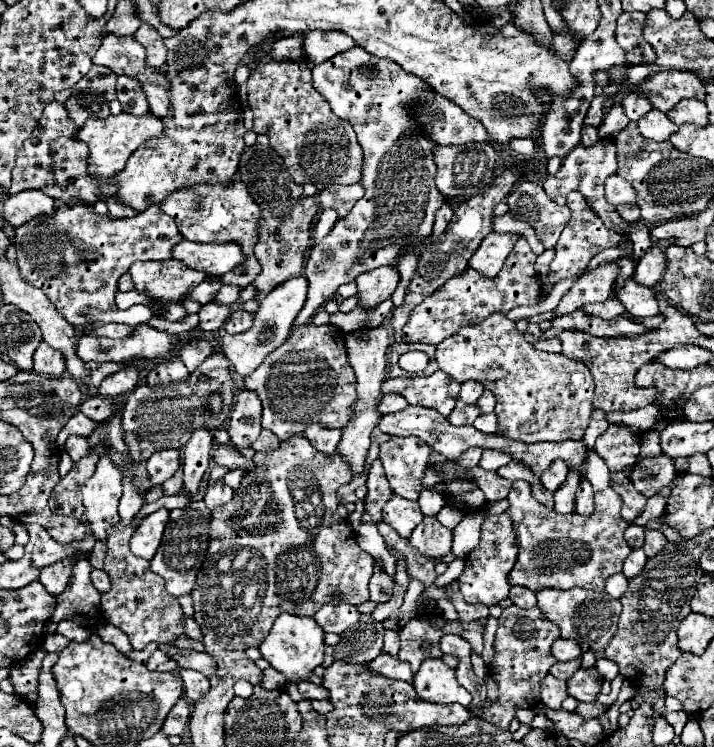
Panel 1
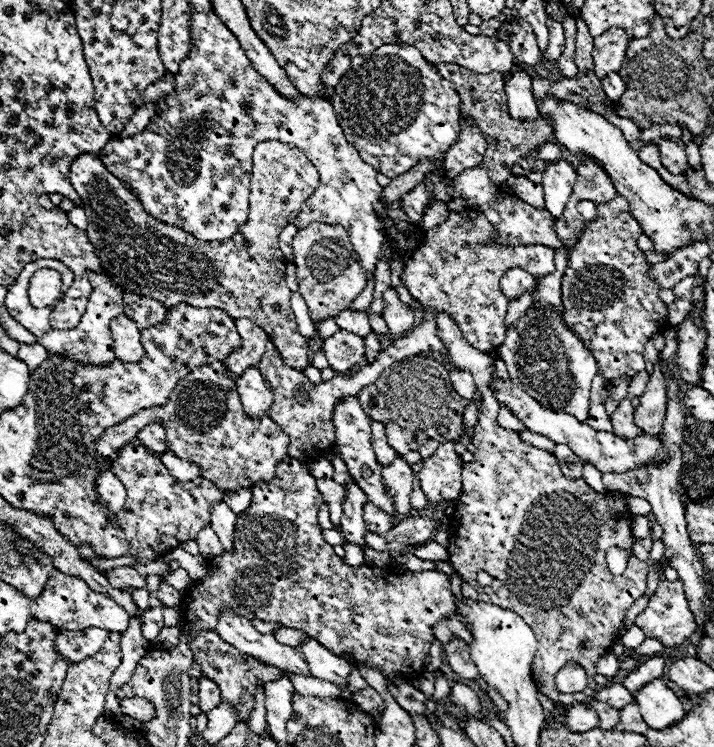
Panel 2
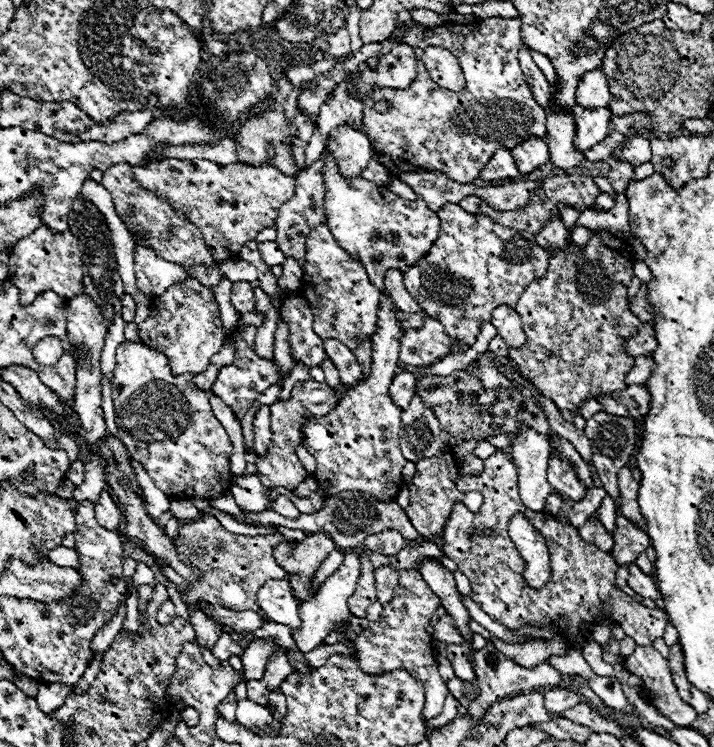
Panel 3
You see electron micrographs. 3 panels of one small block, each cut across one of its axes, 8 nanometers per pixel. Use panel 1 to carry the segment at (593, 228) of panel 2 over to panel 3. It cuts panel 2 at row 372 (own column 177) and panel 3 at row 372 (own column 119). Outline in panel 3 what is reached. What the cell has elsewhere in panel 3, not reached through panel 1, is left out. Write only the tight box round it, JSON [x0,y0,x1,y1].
[508,232,640,410]

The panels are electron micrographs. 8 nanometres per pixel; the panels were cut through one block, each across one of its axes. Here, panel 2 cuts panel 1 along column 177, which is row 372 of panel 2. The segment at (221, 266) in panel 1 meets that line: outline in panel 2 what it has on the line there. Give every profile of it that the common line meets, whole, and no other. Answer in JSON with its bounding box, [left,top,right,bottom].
[236,370,272,418]

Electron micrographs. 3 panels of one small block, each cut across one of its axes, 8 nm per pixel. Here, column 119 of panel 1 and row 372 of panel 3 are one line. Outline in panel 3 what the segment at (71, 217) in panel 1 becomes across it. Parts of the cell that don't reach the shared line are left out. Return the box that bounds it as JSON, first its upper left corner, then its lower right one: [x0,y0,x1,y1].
[212,326,280,418]

